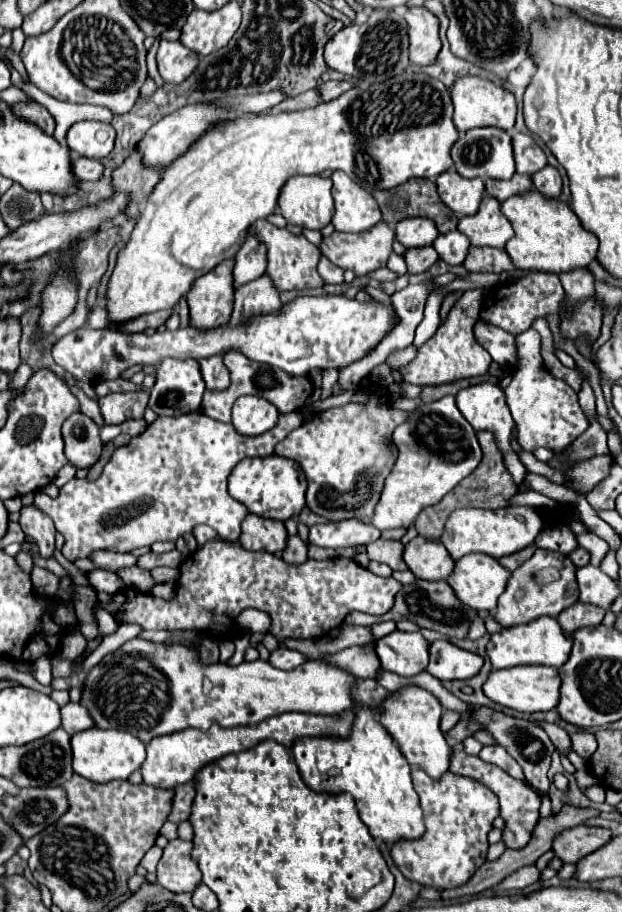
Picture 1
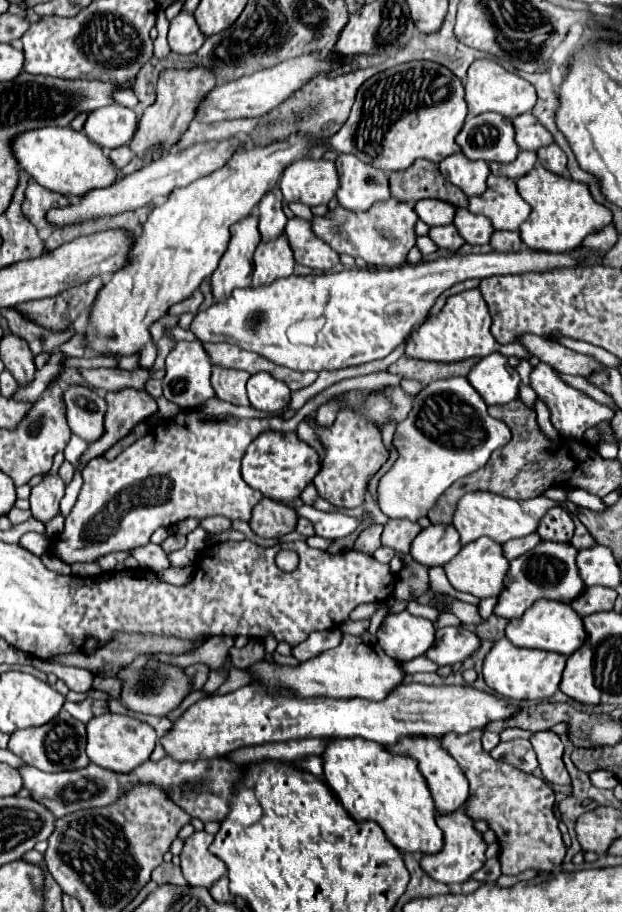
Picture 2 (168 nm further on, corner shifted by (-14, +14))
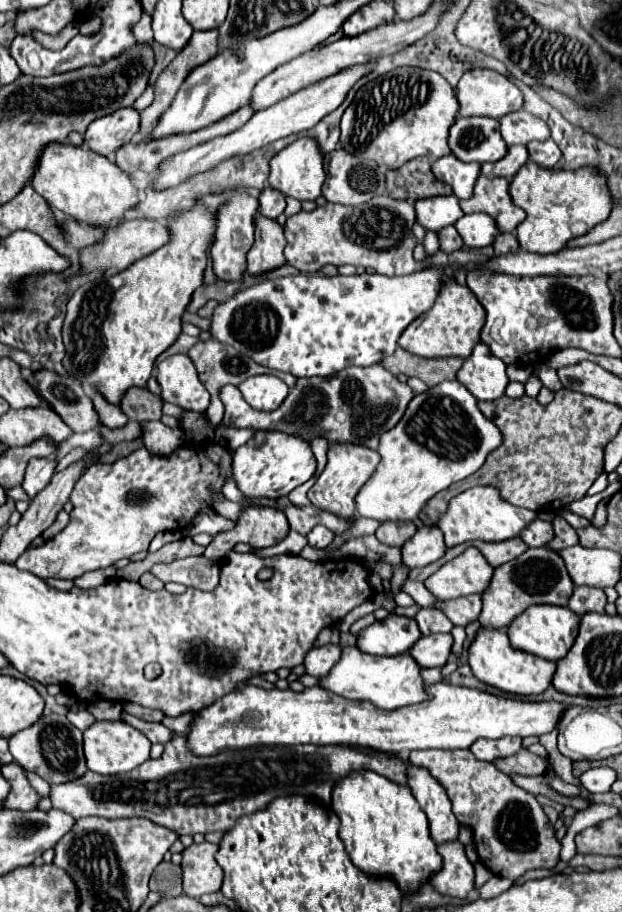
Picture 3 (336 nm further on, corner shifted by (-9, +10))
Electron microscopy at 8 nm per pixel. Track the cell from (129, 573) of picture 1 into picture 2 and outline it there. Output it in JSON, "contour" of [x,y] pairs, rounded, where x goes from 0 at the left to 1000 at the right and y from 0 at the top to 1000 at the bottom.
{"contour":[[[302,621],[302,623],[267,623],[267,625],[254,627],[254,632],[270,640],[299,640],[309,632],[309,621]]]}

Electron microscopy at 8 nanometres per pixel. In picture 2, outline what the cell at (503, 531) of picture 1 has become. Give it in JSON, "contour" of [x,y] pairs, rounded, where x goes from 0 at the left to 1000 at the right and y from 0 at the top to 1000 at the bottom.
{"contour":[[[756,539],[736,548],[727,575],[740,583],[743,596],[762,594],[772,588],[785,588],[794,594],[810,596],[823,590],[839,590],[839,588],[862,583],[868,577],[868,570],[887,555],[894,555],[894,550],[881,548],[878,544],[862,544],[842,550],[842,548],[820,548],[820,546],[791,542],[791,539]]]}

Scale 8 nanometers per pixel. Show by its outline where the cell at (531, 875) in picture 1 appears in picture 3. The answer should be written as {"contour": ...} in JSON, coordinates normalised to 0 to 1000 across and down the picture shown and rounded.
{"contour":[[[685,821],[658,827],[658,836],[686,842],[690,849],[715,864],[732,895],[741,904],[757,906],[760,923],[773,945],[805,963],[831,965],[857,952],[892,952],[902,934],[902,923],[892,919],[892,908],[883,904],[863,875],[831,864],[822,853],[802,846],[793,838],[767,833],[754,821]]]}

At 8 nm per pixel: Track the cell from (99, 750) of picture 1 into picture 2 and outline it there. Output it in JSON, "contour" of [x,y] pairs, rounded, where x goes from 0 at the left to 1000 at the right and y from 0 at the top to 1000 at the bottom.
{"contour":[[[170,781],[164,785],[148,787],[138,794],[138,827],[151,838],[183,844],[183,846],[212,846],[215,842],[222,842],[228,836],[235,836],[251,818],[251,800],[235,794],[225,792],[212,785],[199,785],[199,783],[180,783]]]}

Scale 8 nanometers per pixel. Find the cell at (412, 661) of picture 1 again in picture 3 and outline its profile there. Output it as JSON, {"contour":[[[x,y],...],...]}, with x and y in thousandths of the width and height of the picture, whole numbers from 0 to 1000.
{"contour":[[[625,673],[619,680],[606,680],[574,695],[574,711],[603,719],[638,719],[658,715],[677,700],[670,682],[664,678]]]}

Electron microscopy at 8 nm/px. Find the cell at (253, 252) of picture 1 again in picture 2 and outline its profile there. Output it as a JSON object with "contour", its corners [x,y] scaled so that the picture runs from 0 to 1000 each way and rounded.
{"contour":[[[431,211],[428,217],[421,217],[418,226],[415,226],[415,252],[421,259],[421,265],[434,265],[444,263],[447,259],[457,257],[457,248],[460,248],[460,237],[453,232],[453,221]]]}

